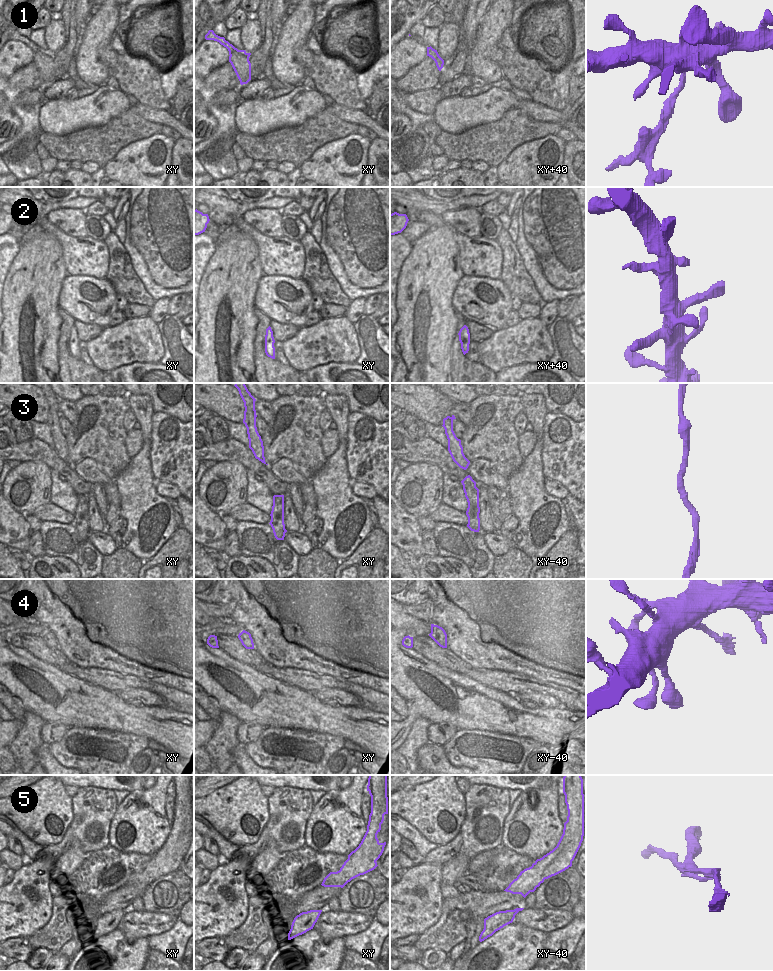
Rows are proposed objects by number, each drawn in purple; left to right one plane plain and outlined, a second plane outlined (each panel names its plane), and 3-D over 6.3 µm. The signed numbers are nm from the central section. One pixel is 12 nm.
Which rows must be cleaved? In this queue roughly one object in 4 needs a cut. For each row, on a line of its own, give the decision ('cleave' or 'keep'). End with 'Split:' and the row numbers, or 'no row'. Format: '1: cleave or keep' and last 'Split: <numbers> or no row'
1: cleave
2: keep
3: keep
4: keep
5: cleave
Split: 1, 5

